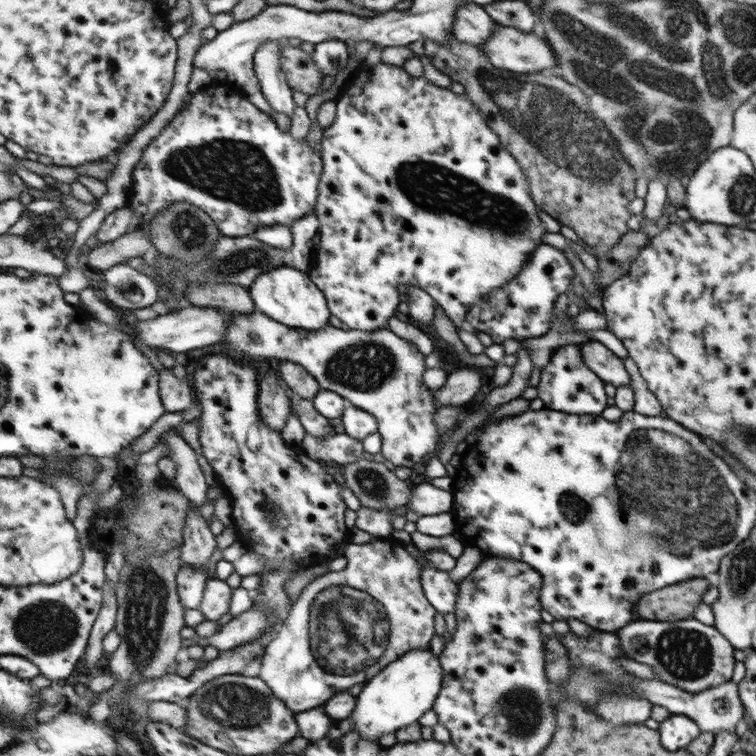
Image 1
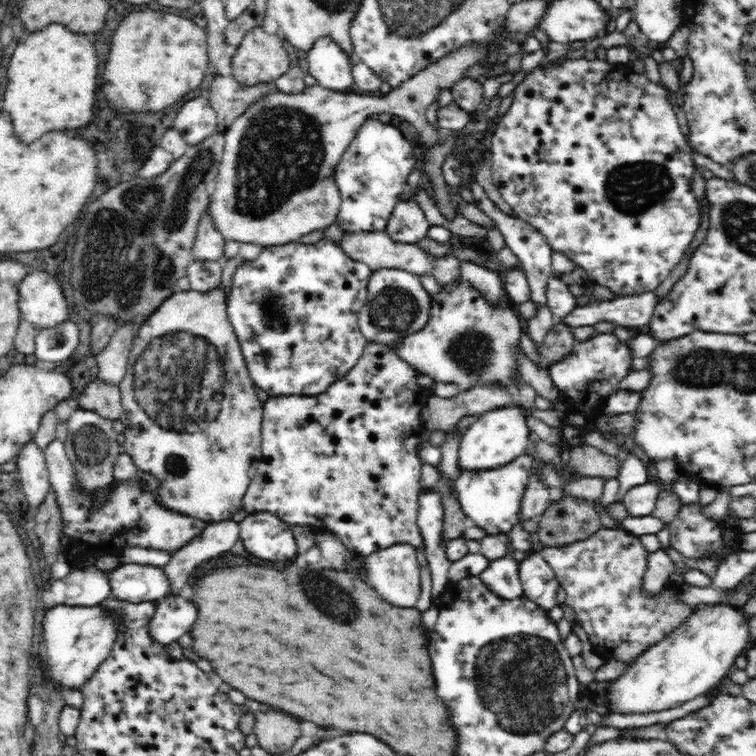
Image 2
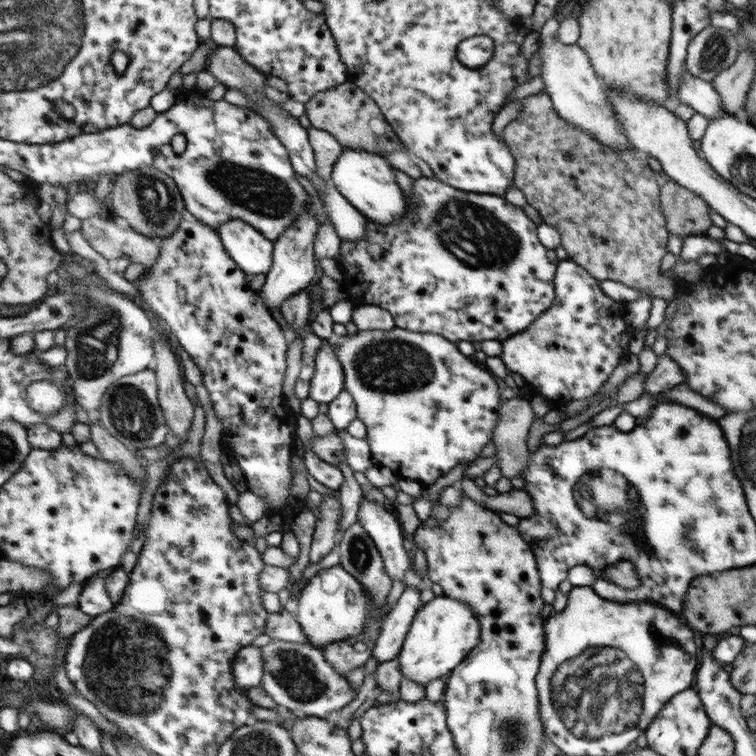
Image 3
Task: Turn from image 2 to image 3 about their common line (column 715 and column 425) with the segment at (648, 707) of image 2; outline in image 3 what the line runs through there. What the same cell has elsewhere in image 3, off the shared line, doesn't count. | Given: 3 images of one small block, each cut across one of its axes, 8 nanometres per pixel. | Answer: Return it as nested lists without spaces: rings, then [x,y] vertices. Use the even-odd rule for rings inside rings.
[[[441,595],[433,597],[416,610],[412,624],[405,634],[396,662],[401,676],[425,687],[436,679],[449,676],[450,672],[475,648],[480,641],[480,624],[469,604],[457,602]]]

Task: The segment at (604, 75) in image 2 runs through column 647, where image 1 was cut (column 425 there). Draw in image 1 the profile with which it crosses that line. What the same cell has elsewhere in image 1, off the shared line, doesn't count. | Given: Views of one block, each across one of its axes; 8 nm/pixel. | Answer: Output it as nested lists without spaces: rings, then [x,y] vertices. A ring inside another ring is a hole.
[[[377,63],[361,72],[363,85],[359,81],[349,81],[336,98],[336,110],[333,122],[322,129],[320,156],[323,161],[323,175],[320,181],[320,196],[314,214],[321,223],[321,245],[315,250],[314,266],[308,273],[311,281],[321,290],[326,300],[330,314],[336,316],[347,328],[373,332],[385,328],[385,322],[397,313],[397,286],[407,284],[425,291],[442,309],[445,316],[455,328],[463,328],[471,332],[474,328],[465,320],[465,314],[477,300],[487,296],[496,289],[501,289],[529,262],[533,250],[543,244],[541,236],[545,234],[544,224],[539,220],[536,205],[528,194],[528,181],[519,164],[506,152],[498,137],[491,131],[481,117],[479,109],[469,101],[465,94],[454,94],[453,88],[432,84],[427,78],[413,77],[409,68],[403,68],[386,63]]]

